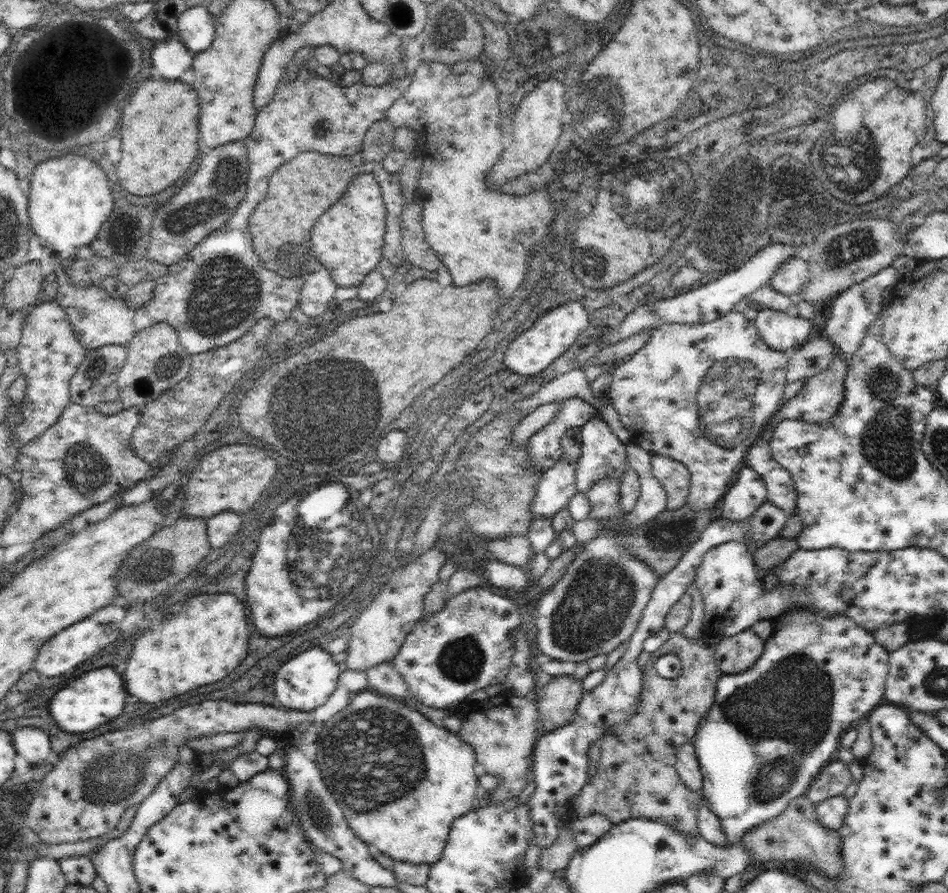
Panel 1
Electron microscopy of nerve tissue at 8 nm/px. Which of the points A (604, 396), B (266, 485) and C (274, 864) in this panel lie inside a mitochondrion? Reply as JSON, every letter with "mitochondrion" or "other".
{"A":"other","B":"other","C":"other"}

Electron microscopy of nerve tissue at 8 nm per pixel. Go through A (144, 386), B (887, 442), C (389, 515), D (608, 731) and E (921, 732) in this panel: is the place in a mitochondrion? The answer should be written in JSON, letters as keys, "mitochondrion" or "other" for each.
{"A":"mitochondrion","B":"mitochondrion","C":"mitochondrion","D":"other","E":"other"}

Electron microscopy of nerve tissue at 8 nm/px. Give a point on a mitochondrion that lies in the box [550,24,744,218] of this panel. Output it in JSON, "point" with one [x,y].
{"point":[605,83]}

